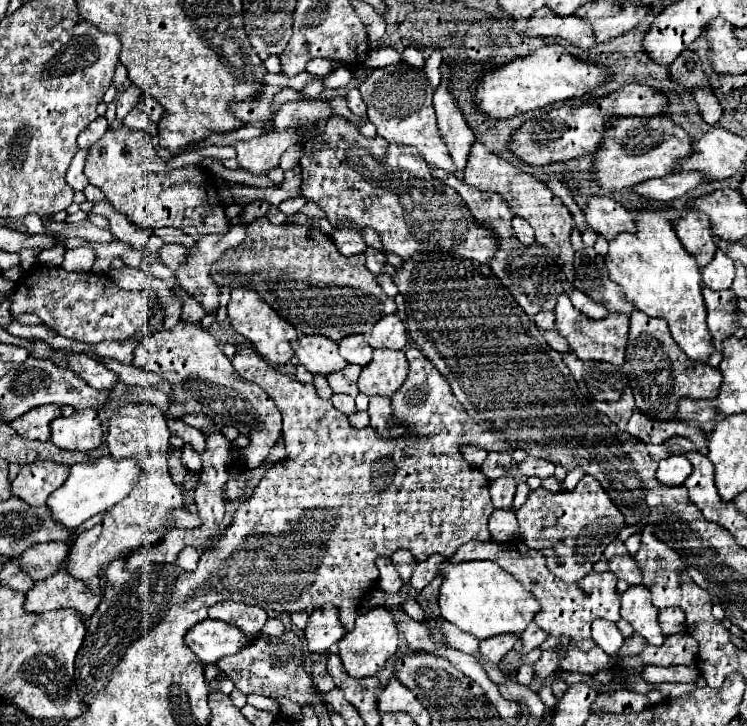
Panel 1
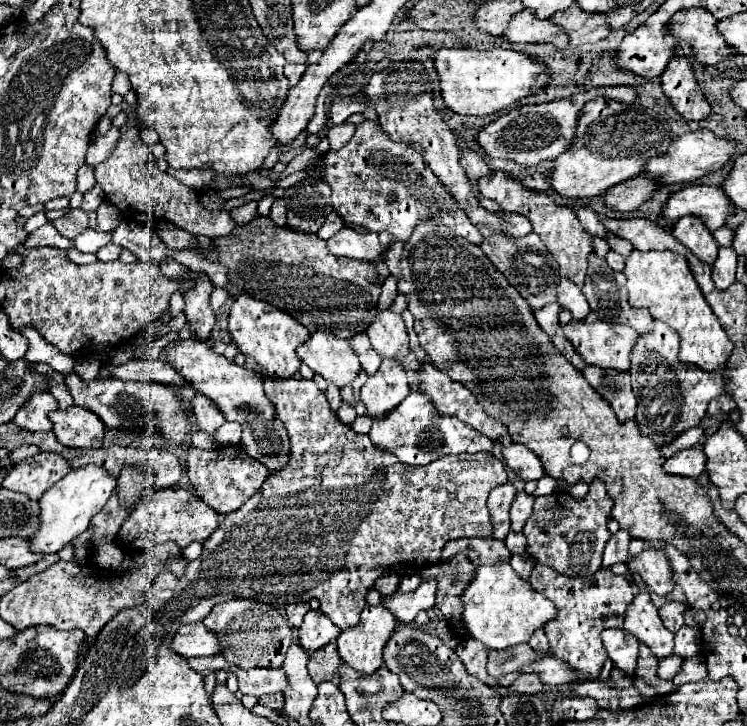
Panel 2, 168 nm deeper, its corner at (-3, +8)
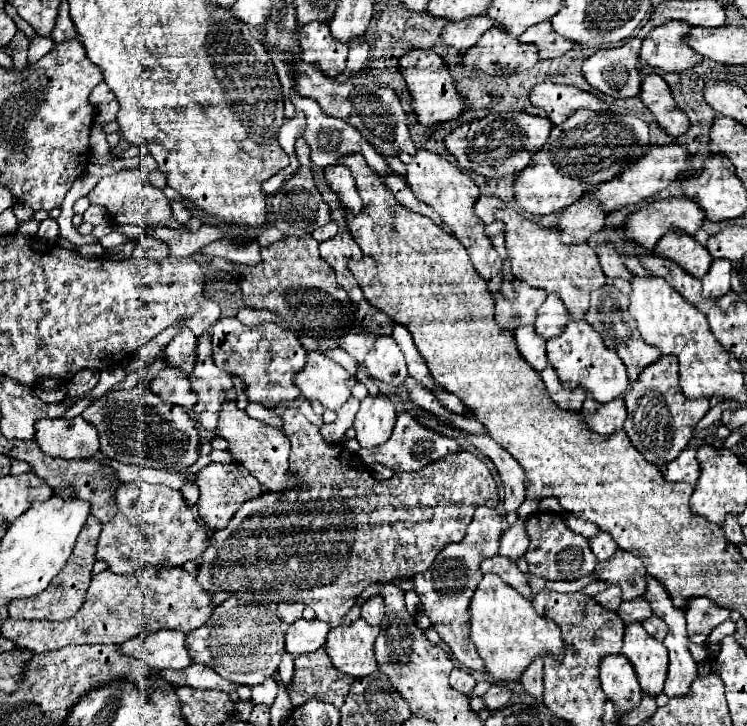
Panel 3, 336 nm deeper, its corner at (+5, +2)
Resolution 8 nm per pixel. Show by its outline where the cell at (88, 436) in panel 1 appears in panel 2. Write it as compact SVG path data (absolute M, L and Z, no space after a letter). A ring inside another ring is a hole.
M72 405L66 411L50 411L48 419L54 423L52 431L62 445L76 449L102 447L102 437L106 427L96 413Z

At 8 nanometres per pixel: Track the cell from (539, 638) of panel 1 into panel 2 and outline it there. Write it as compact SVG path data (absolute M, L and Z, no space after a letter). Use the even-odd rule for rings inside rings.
M536 631L534 635L532 635L532 639L530 639L530 643L528 643L534 651L538 651L538 653L548 653L550 649L548 649L548 639L546 639L546 633L544 631Z

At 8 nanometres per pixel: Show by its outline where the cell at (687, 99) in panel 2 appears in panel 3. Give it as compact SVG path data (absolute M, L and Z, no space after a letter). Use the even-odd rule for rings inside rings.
M650 73L642 79L642 91L640 99L644 105L656 115L658 125L672 137L678 137L688 131L690 121L686 113L676 105L672 97L670 85L656 73Z

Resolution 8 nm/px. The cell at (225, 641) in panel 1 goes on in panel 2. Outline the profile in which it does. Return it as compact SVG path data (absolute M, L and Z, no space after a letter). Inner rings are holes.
M202 623L182 625L176 631L170 649L176 655L182 655L186 659L208 657L208 655L218 653L218 639L214 639L214 635L210 635L210 631L206 631L206 627Z

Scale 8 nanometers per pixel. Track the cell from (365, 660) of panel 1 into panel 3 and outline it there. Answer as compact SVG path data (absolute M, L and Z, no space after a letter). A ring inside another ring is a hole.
M362 619L352 625L330 629L326 653L332 659L332 665L352 677L366 677L374 673L378 669L374 659L374 639L378 633L378 625L368 625Z

